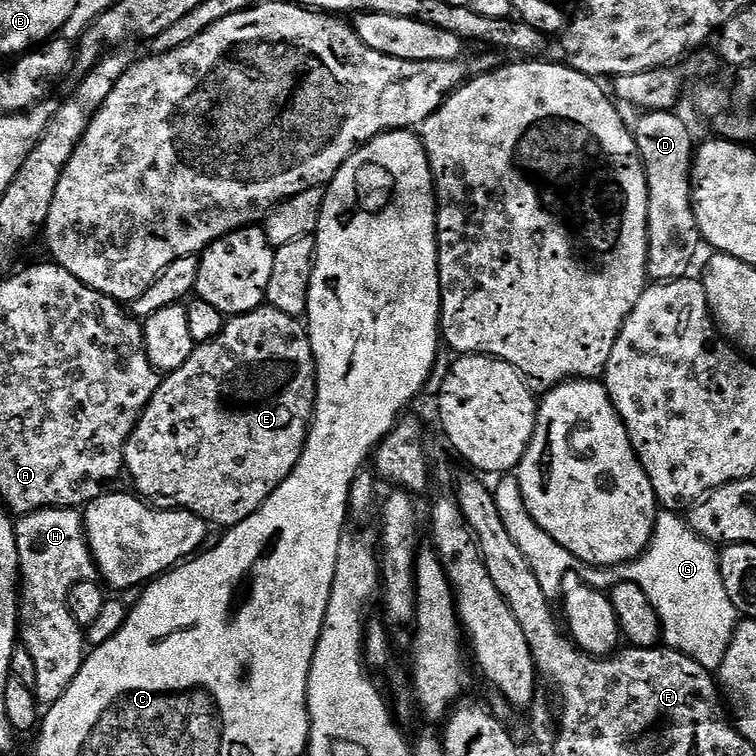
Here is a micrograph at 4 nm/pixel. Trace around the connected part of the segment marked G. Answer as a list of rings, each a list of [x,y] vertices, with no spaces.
[[[664,510],[657,515],[652,541],[641,556],[636,557],[636,585],[644,591],[660,619],[662,640],[669,648],[685,652],[709,670],[719,669],[728,639],[738,623],[736,607],[730,602],[720,577],[720,558],[717,549],[688,525],[683,515]]]

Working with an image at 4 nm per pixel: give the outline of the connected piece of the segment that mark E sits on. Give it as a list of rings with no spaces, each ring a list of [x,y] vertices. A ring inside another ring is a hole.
[[[261,306],[243,312],[241,316],[233,316],[225,323],[223,332],[204,344],[193,347],[190,358],[182,362],[175,370],[167,373],[161,379],[156,393],[145,406],[132,436],[124,444],[122,453],[122,468],[132,479],[132,484],[137,493],[147,503],[161,510],[183,510],[192,512],[209,525],[221,524],[221,529],[233,528],[242,523],[250,514],[257,512],[268,501],[268,495],[274,491],[286,477],[292,473],[294,466],[304,453],[304,441],[308,439],[308,430],[316,407],[316,363],[312,347],[308,341],[308,329],[295,316],[287,316],[282,310],[269,306]]]

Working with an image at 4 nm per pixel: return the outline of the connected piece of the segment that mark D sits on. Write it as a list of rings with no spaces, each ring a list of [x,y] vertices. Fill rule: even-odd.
[[[675,111],[644,112],[641,120],[634,124],[636,150],[640,161],[644,163],[648,187],[648,280],[652,282],[687,277],[691,273],[688,271],[692,268],[696,251],[702,248],[702,237],[692,209],[692,132],[688,129],[687,122],[676,115]]]

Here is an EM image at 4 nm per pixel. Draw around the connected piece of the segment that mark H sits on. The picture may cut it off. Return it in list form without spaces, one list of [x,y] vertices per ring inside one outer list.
[[[43,508],[37,512],[26,512],[15,521],[14,527],[20,563],[18,580],[72,580],[78,583],[82,578],[97,575],[96,561],[92,559],[88,539],[84,537],[82,516],[76,508]]]

